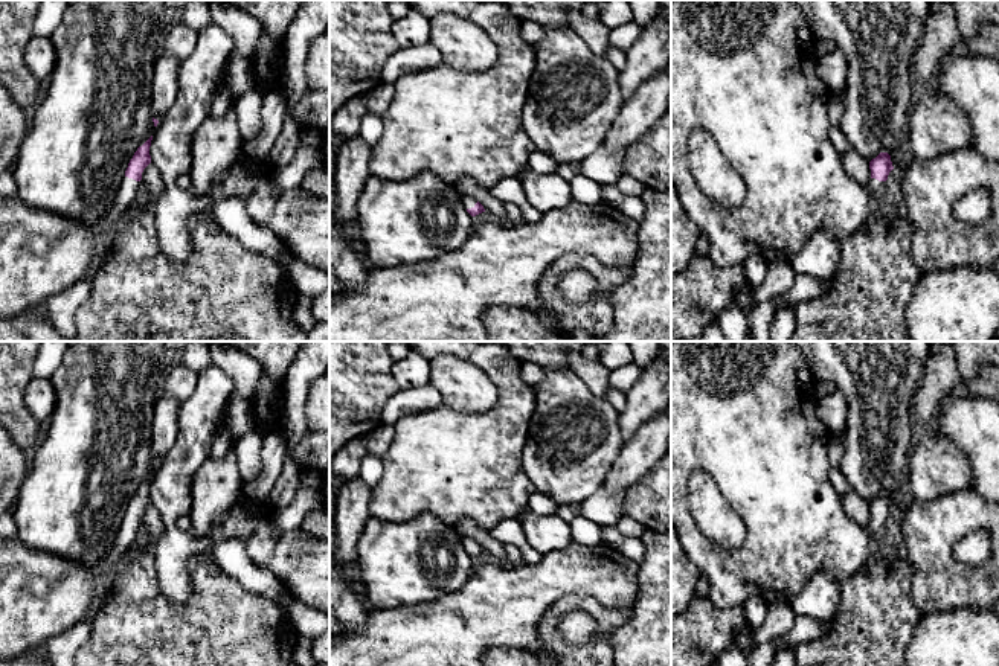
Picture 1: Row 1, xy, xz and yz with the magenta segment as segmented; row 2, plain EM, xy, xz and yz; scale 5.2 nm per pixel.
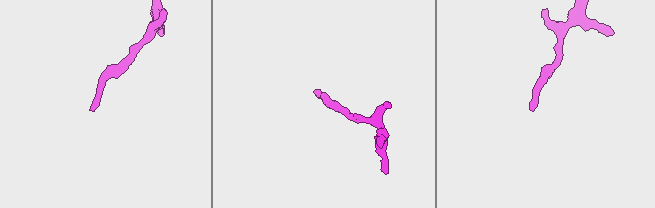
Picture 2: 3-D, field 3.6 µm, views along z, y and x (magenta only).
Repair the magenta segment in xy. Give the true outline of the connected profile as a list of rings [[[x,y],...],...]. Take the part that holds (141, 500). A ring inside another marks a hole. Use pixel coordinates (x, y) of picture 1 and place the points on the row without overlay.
[[[153,477],[134,494],[119,527],[111,552],[99,562],[96,572],[101,582],[95,607],[85,619],[78,622],[69,631],[64,631],[63,634],[55,636],[44,643],[43,652],[52,666],[75,666],[75,652],[87,642],[93,628],[95,614],[99,611],[99,605],[110,593],[108,581],[113,573],[113,567],[119,556],[124,555],[134,543],[136,535],[142,527],[142,514],[151,504],[151,482]]]

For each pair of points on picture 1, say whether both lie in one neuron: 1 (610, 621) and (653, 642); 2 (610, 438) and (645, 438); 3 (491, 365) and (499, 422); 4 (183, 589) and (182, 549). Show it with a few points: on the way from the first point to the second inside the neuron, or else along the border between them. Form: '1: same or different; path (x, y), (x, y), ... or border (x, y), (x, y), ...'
1: different; border (635, 602), (633, 613), (610, 634), (612, 649)
2: different; border (626, 441), (607, 473)
3: same; path (505, 378), (505, 409)
4: same; path (179, 579), (179, 558)

